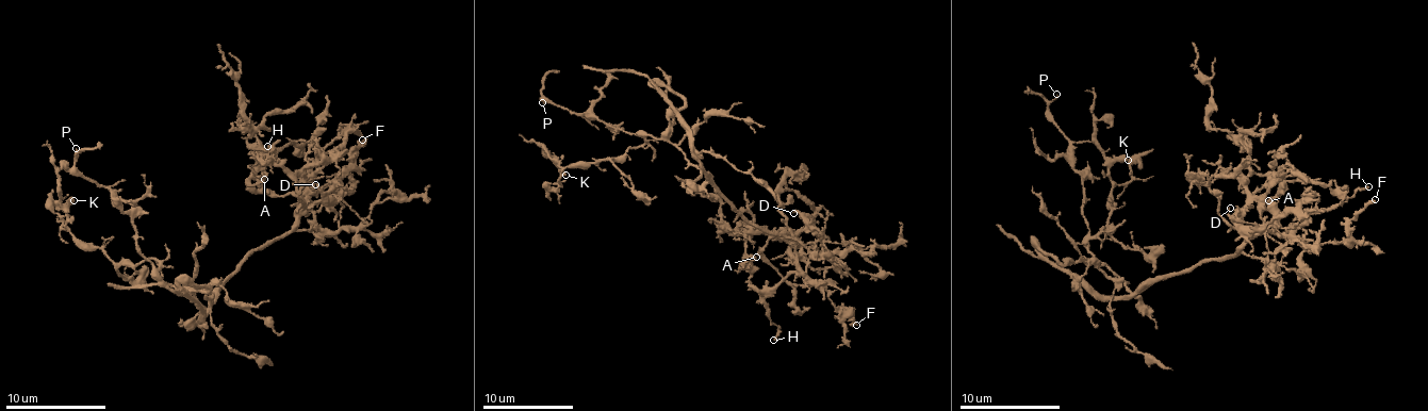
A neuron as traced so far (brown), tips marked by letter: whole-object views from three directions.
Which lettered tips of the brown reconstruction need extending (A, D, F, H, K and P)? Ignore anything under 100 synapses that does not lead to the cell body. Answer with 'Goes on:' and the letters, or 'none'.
Goes on: none

